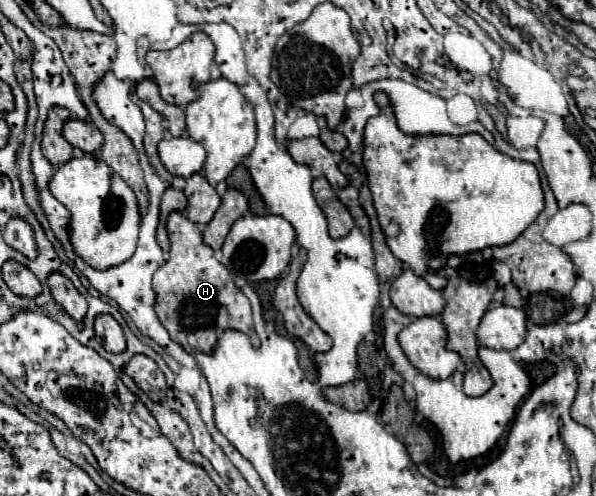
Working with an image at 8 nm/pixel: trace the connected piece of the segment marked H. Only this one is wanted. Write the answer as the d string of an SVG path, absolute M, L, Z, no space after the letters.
M173 212L167 220L167 232L171 240L169 260L153 274L153 290L157 294L155 312L185 352L211 354L227 330L239 330L251 338L253 348L259 348L255 336L251 336L253 320L247 296L233 284L233 276L221 266L219 256L203 244L203 236L197 224L189 222L181 212Z

